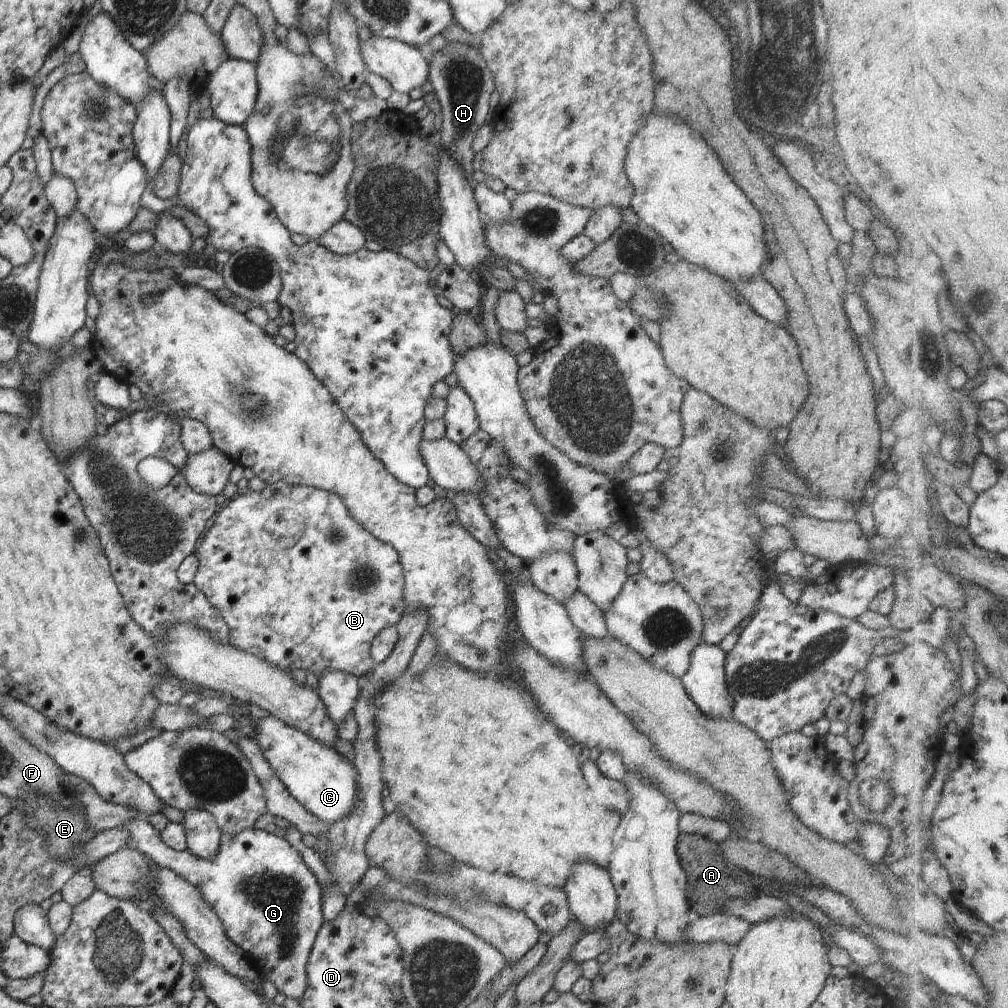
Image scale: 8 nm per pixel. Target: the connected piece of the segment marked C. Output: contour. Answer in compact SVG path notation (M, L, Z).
M260 715L257 723L255 742L288 793L304 806L306 812L314 814L326 826L342 820L356 804L358 794L358 772L353 762L346 760L334 747L318 742L316 738L284 724L274 716Z

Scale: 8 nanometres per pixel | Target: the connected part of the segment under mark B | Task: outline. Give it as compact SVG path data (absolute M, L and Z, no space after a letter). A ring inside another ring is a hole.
M279 481L266 484L262 490L246 492L242 496L234 498L226 508L222 508L218 512L214 524L208 528L208 532L204 534L204 540L194 554L199 564L193 584L208 598L210 606L220 614L220 618L228 626L230 646L244 650L256 658L262 658L264 662L276 666L289 675L293 670L312 672L316 678L322 678L324 674L332 672L332 670L346 672L356 678L370 674L375 668L374 662L370 658L372 640L382 630L395 627L406 609L404 596L402 596L404 574L396 550L390 544L376 540L368 530L364 530L350 516L342 498L326 490L290 486L286 482Z

